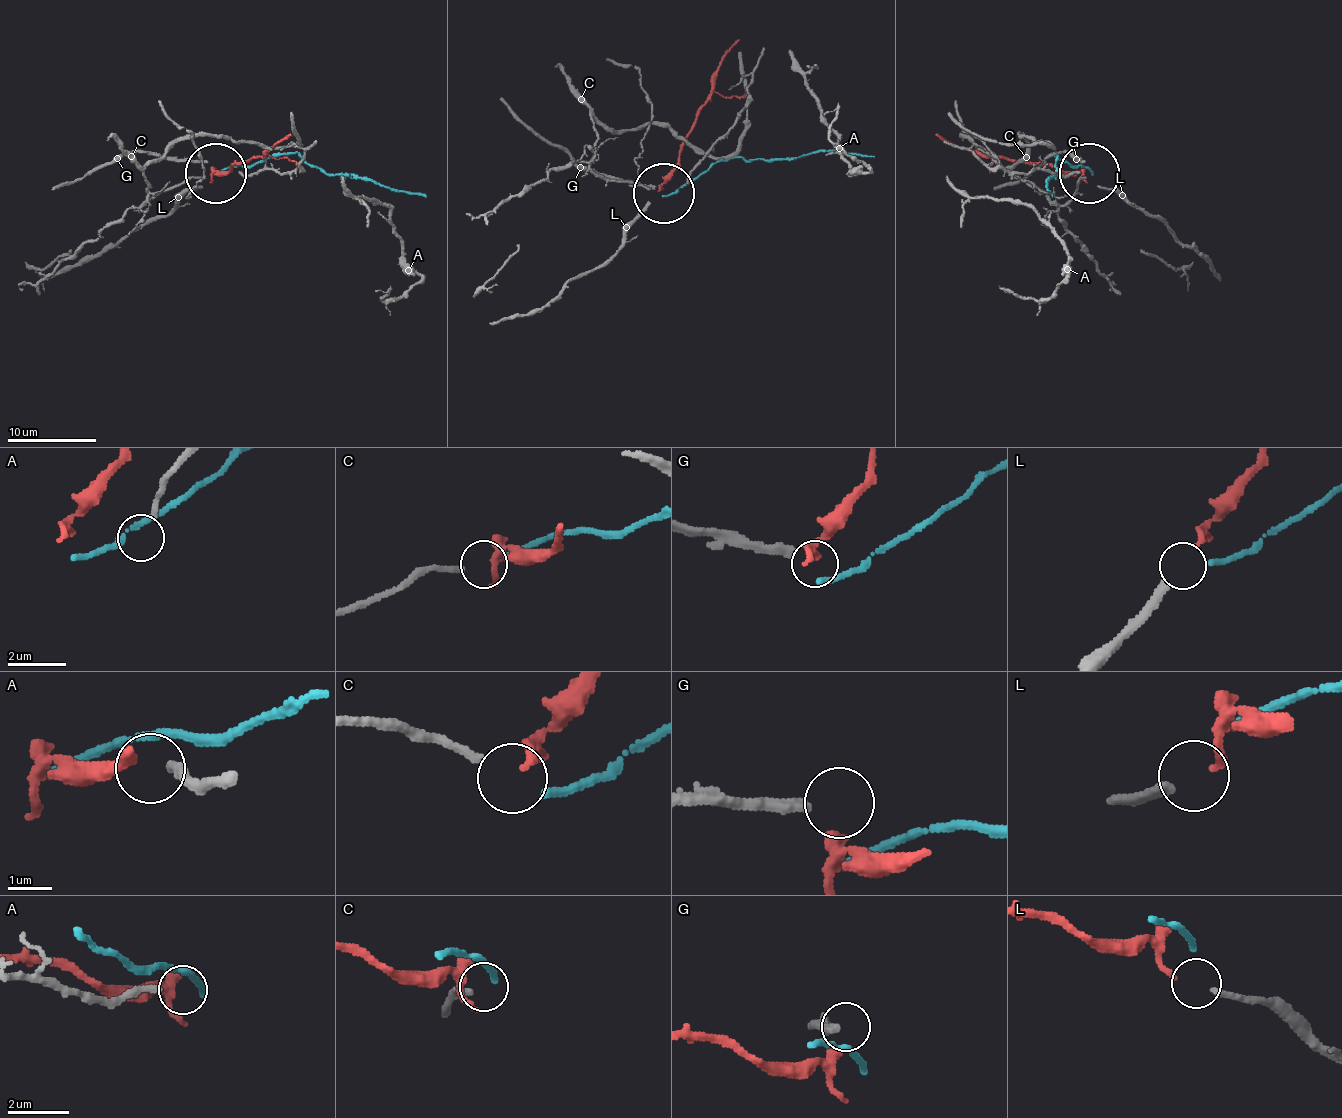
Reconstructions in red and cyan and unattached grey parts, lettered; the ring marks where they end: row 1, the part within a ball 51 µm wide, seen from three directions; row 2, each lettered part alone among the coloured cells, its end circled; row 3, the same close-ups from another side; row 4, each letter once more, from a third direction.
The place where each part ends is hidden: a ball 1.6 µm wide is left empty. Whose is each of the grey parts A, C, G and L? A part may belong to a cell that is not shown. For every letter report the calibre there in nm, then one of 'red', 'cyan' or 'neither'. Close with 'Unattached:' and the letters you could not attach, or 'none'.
A: calibre 200 nm; neither
C: calibre 190 nm; cyan
G: calibre 300 nm; neither
L: calibre 240 nm; red
Unattached: A, G

